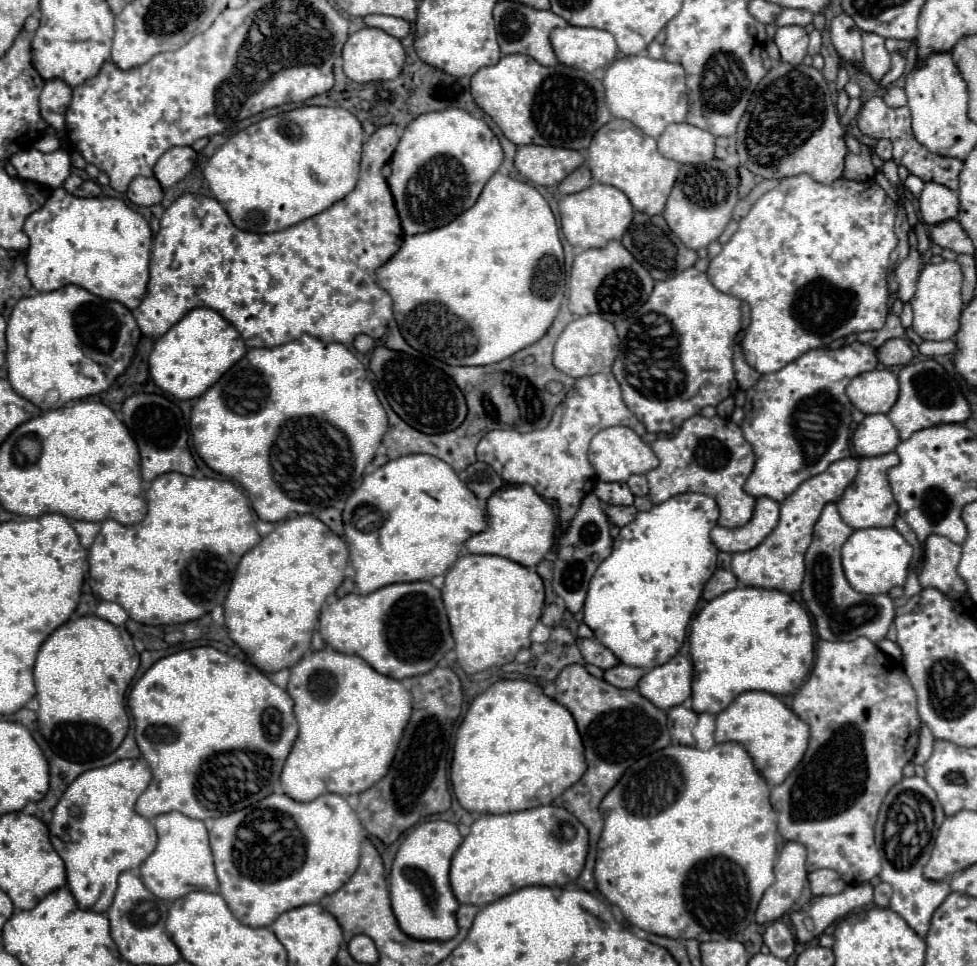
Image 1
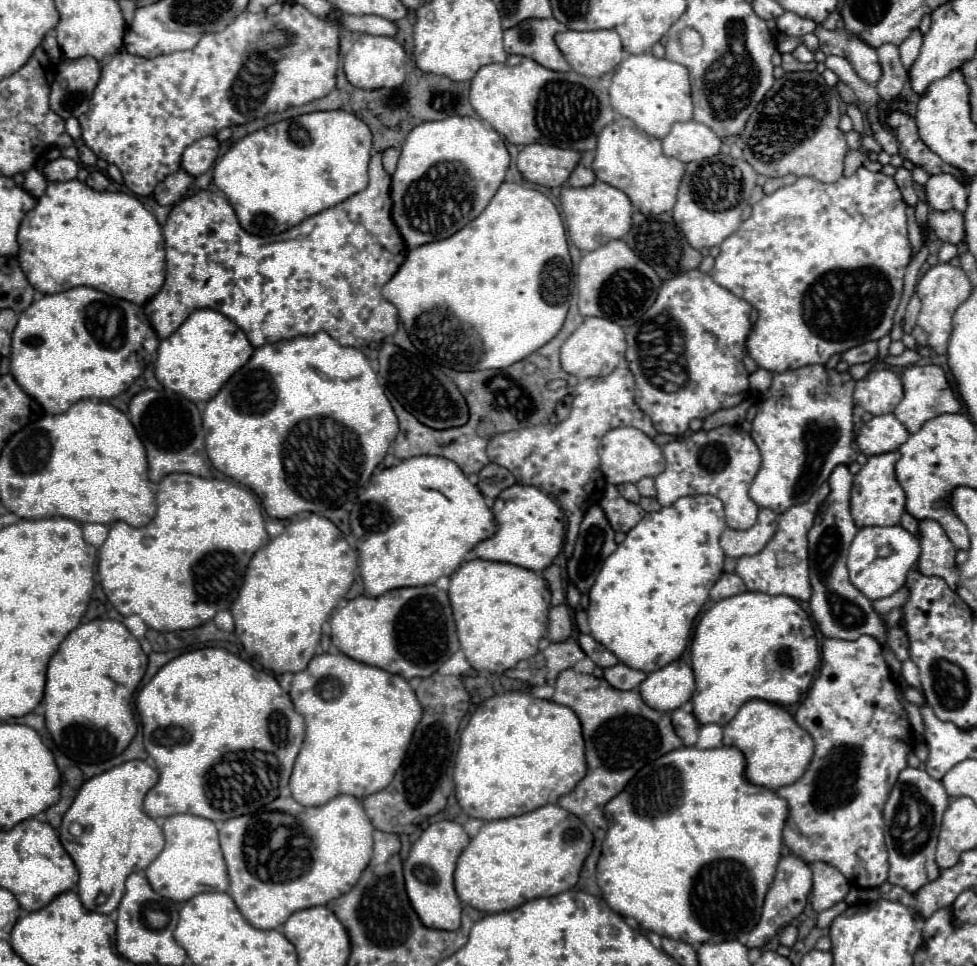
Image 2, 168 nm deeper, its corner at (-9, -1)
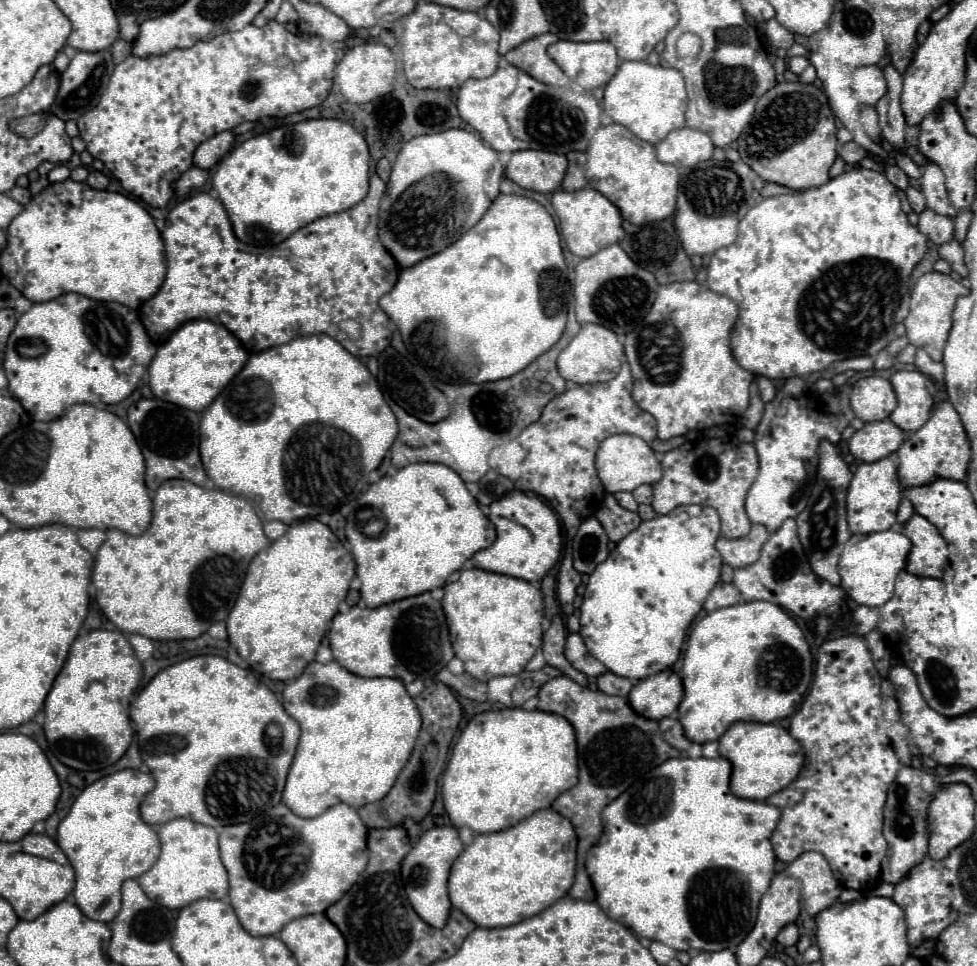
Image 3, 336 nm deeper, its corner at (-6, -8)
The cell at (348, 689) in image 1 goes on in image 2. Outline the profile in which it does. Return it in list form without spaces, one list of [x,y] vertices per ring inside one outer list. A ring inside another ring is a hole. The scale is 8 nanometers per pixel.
[[[344,654],[314,656],[306,670],[294,674],[290,698],[294,710],[306,720],[306,738],[290,776],[292,798],[302,806],[322,806],[340,794],[364,798],[384,790],[400,768],[412,734],[422,718],[422,706],[402,676],[356,662]]]

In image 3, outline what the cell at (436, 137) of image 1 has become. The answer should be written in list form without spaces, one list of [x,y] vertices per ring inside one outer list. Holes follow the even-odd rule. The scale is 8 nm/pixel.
[[[447,129],[413,137],[399,151],[381,199],[379,237],[383,247],[403,269],[443,251],[485,215],[499,195],[503,173],[497,151],[471,131]]]

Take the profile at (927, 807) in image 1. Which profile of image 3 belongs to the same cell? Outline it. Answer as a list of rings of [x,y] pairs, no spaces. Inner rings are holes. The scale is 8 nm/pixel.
[[[901,767],[897,779],[889,787],[887,805],[885,805],[885,825],[883,835],[889,843],[887,855],[881,863],[881,879],[885,883],[897,885],[901,879],[905,879],[913,867],[917,867],[927,857],[927,845],[929,845],[929,829],[927,829],[927,809],[937,793],[937,781],[931,773],[915,767]]]

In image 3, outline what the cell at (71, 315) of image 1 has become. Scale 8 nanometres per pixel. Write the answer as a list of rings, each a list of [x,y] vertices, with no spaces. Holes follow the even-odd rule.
[[[65,293],[65,295],[61,295],[61,297],[53,299],[53,301],[35,303],[27,313],[23,313],[19,317],[15,331],[9,335],[9,341],[7,341],[3,367],[5,367],[5,375],[9,379],[11,395],[15,395],[15,399],[19,399],[19,403],[23,403],[23,407],[33,415],[35,421],[51,421],[51,419],[57,419],[69,405],[75,405],[75,403],[105,403],[105,405],[113,405],[113,403],[119,403],[125,397],[129,397],[131,391],[141,381],[143,373],[147,371],[155,351],[157,351],[157,345],[149,339],[141,319],[139,319],[139,313],[135,309],[129,309],[129,307],[125,307],[121,303],[103,303],[103,301],[93,301],[93,299],[77,295],[77,293]]]

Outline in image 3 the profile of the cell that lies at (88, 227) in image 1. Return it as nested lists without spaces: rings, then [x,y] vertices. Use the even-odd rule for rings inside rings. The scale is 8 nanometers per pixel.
[[[67,179],[43,189],[11,221],[7,247],[1,253],[1,273],[33,303],[51,301],[63,293],[79,293],[89,299],[115,301],[138,310],[163,285],[167,267],[161,233],[153,217],[135,199],[121,193],[95,191],[87,183]]]

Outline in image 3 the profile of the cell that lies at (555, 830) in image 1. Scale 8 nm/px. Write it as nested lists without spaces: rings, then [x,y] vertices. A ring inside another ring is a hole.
[[[553,809],[537,811],[525,821],[505,831],[477,835],[475,841],[463,849],[463,853],[455,859],[451,867],[449,877],[451,905],[463,911],[473,923],[481,927],[507,927],[511,923],[519,923],[519,919],[537,915],[539,911],[547,909],[551,903],[567,895],[575,877],[575,853],[577,833],[573,823]]]

